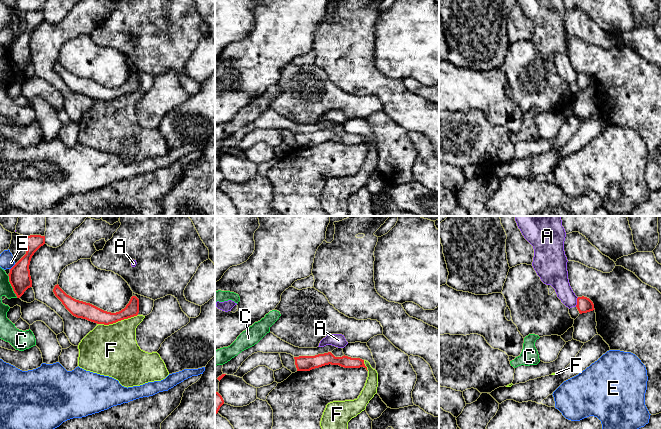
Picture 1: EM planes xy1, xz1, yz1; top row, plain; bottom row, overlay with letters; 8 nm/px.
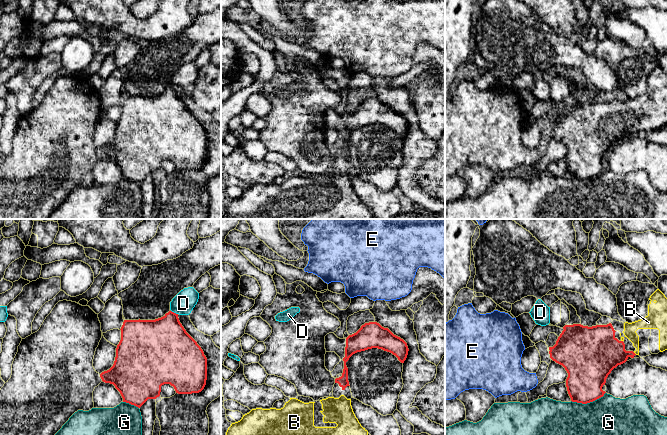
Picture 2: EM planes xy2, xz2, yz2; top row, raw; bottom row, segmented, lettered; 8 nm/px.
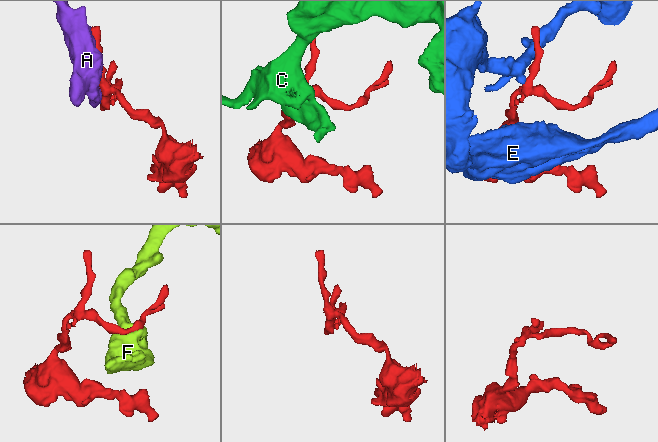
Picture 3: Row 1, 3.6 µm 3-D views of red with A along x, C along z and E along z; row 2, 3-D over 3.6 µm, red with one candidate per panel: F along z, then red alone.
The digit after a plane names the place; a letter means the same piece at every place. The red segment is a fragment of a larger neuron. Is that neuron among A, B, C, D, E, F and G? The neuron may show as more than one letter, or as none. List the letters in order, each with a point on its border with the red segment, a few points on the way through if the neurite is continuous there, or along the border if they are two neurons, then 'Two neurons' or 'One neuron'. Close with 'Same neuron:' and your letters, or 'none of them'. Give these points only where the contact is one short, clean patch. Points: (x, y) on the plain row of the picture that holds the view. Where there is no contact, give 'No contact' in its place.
A: Touches red at yz1 (577, 78). Two neurons
B: Touches red at yz2 (634, 129). Path across: yz2 (603, 128), (634, 129), (637, 123), (630, 105). One neuron
C: Touches red at xy1 (11, 61). Boundary: xy1 (7, 51), (12, 66), (17, 73). Two neurons
D: Touches red at xy2 (173, 88). Boundary: xy2 (171, 86), (177, 90). Two neurons
E: Touches red at xy1 (12, 43). Two neurons
F: Touches red at xy1 (117, 97). Two neurons
G: Touches red at yz2 (588, 178). Boundary: yz2 (605, 168), (602, 172), (586, 179), (571, 177). Two neurons
Same neuron: B

